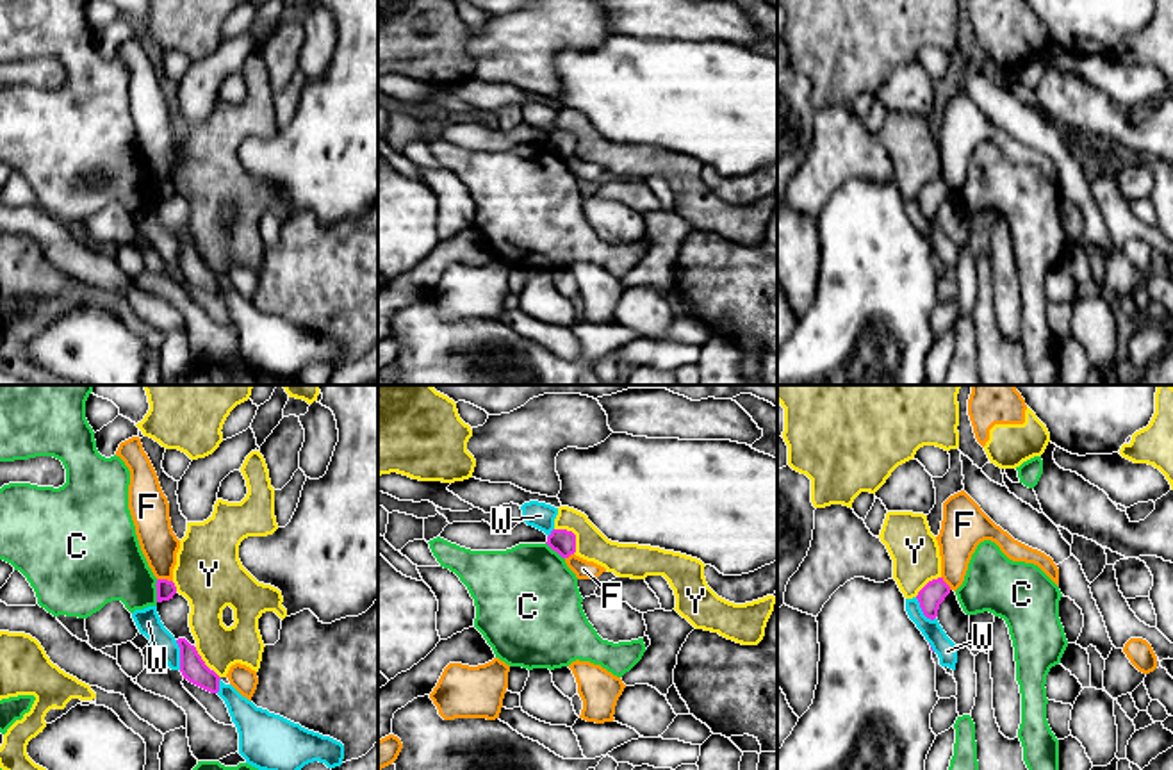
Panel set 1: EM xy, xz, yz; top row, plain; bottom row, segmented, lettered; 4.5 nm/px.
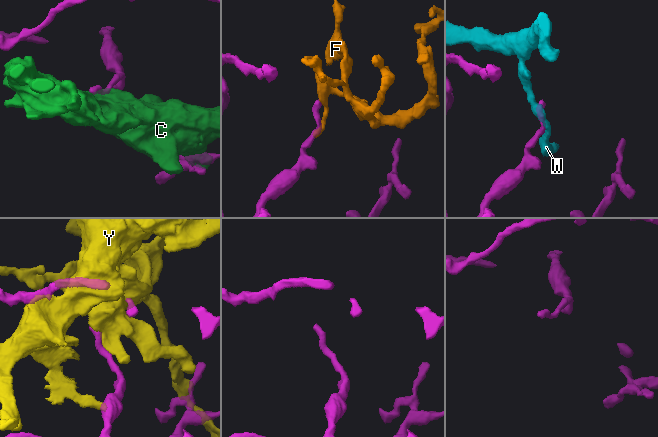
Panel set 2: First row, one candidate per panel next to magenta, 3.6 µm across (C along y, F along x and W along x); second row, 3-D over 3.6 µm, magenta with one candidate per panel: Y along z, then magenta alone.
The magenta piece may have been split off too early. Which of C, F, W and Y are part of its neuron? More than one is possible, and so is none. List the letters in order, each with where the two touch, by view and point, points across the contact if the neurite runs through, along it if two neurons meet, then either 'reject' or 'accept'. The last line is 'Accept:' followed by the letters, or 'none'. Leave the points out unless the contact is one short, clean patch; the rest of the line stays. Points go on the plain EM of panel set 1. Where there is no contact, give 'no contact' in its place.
C: contact xy (157, 191); reject
F: contact xy (164, 180); border xy (157, 179), (172, 182); reject
W: contact xy (180, 255); reject
Y: contact xz (574, 136); reject
Accept: none

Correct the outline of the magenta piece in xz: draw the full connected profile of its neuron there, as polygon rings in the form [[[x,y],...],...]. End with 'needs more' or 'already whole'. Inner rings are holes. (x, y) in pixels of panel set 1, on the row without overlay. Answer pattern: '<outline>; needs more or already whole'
[[[553,130],[545,144],[562,159],[569,159],[576,153],[576,135],[567,130]]]; already whole

